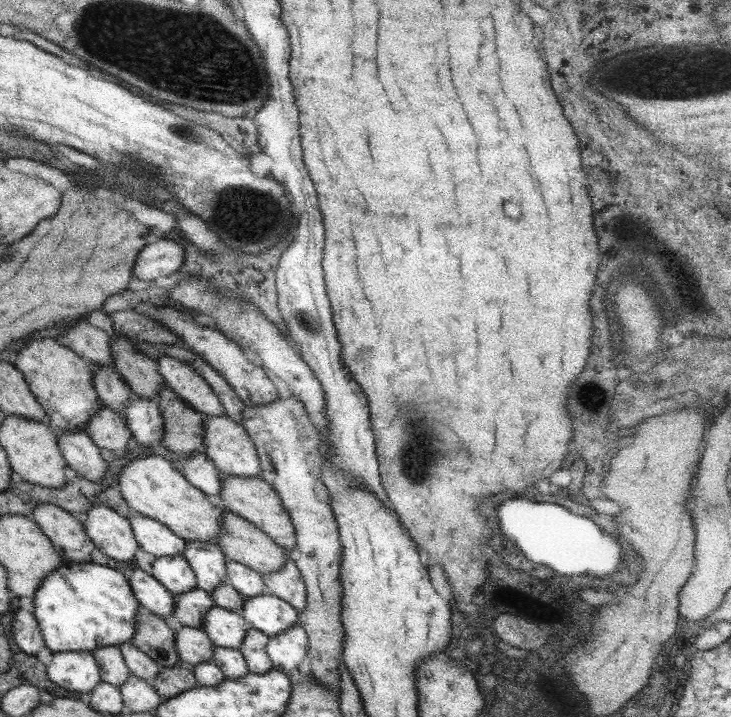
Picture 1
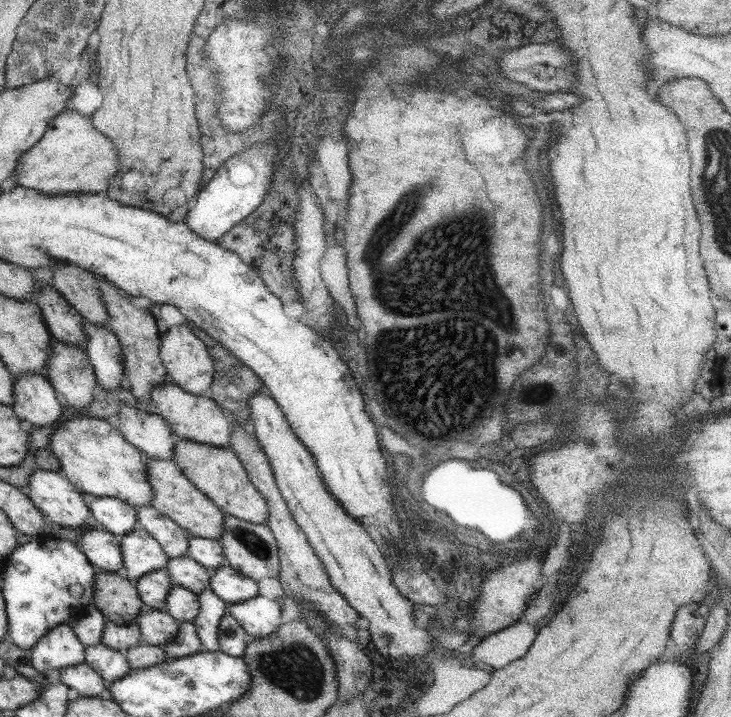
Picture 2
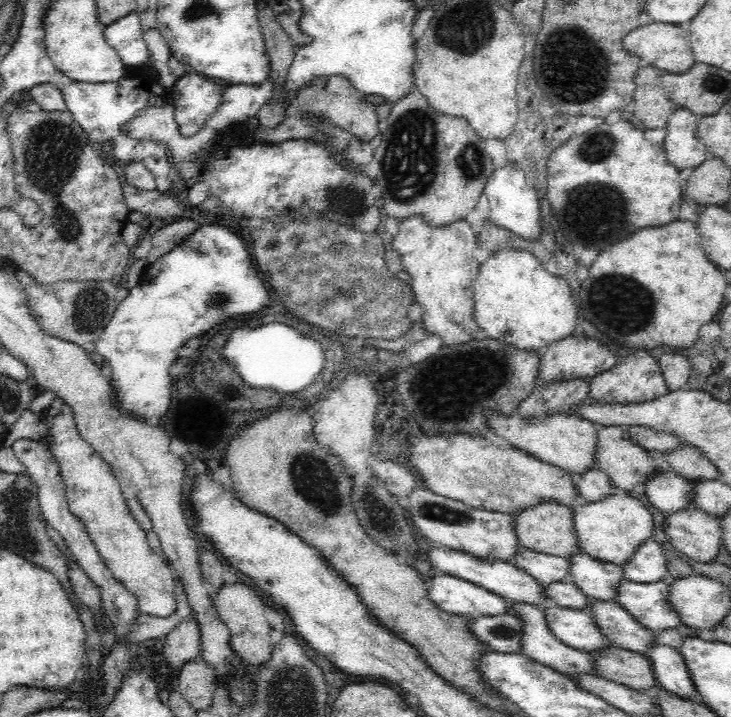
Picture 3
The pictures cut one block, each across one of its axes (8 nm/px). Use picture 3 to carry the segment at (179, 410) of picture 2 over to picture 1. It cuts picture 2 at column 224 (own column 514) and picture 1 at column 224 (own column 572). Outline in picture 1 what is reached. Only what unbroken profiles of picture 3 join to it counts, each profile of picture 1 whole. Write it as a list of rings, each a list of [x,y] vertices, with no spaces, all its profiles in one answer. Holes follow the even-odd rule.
[[[204,416],[203,452],[213,462],[214,467],[222,476],[231,477],[260,477],[260,464],[256,450],[245,429],[240,423],[222,416]]]

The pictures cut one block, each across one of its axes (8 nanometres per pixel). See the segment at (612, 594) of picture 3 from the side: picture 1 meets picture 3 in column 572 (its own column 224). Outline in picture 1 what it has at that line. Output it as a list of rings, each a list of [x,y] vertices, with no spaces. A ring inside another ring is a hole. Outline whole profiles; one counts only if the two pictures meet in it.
[[[185,540],[185,542],[185,550],[183,551],[182,556],[194,572],[196,588],[209,593],[212,590],[215,590],[215,587],[219,583],[226,582],[225,563],[227,560],[217,544],[199,540]]]

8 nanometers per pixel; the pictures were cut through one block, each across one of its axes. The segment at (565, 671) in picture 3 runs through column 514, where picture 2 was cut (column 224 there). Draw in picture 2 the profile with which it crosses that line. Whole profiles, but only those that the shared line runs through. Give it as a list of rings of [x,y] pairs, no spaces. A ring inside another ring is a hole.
[[[209,588],[196,595],[199,603],[199,612],[192,622],[195,634],[201,643],[204,652],[219,651],[217,630],[219,621],[227,612],[227,604],[224,603]]]

